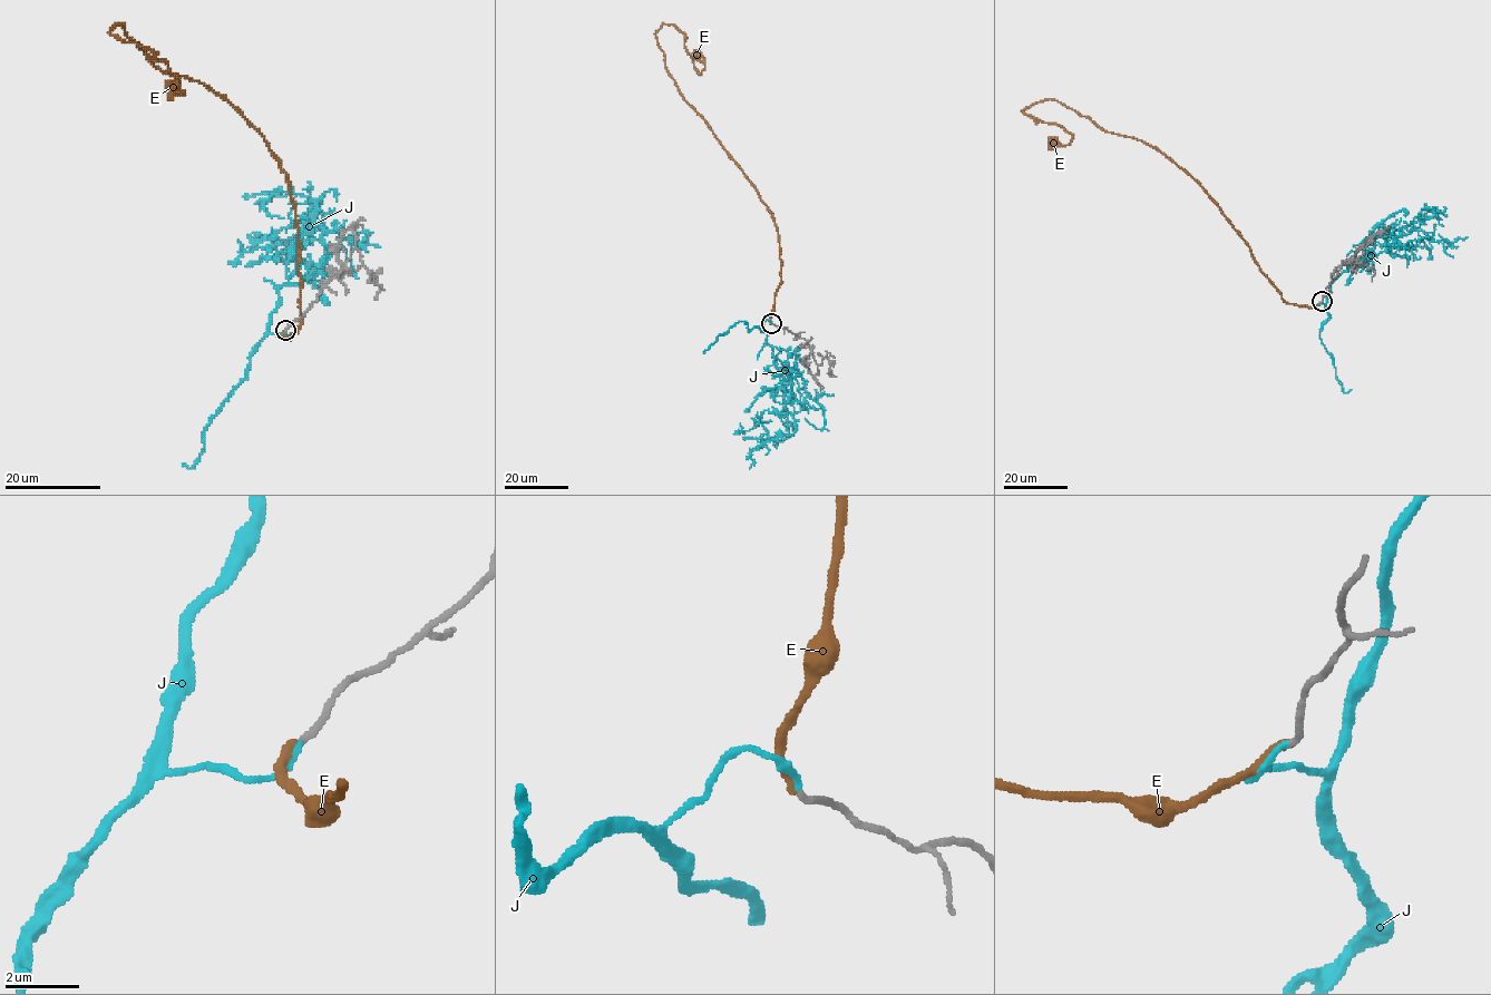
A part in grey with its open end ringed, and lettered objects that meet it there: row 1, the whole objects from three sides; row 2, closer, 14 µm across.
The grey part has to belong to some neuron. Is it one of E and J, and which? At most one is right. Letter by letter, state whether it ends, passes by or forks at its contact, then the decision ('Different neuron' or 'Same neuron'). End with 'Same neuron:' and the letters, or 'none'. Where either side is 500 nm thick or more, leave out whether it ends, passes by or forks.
E: It ends there. Different neuron
J: It ends there. Same neuron
Same neuron: J

